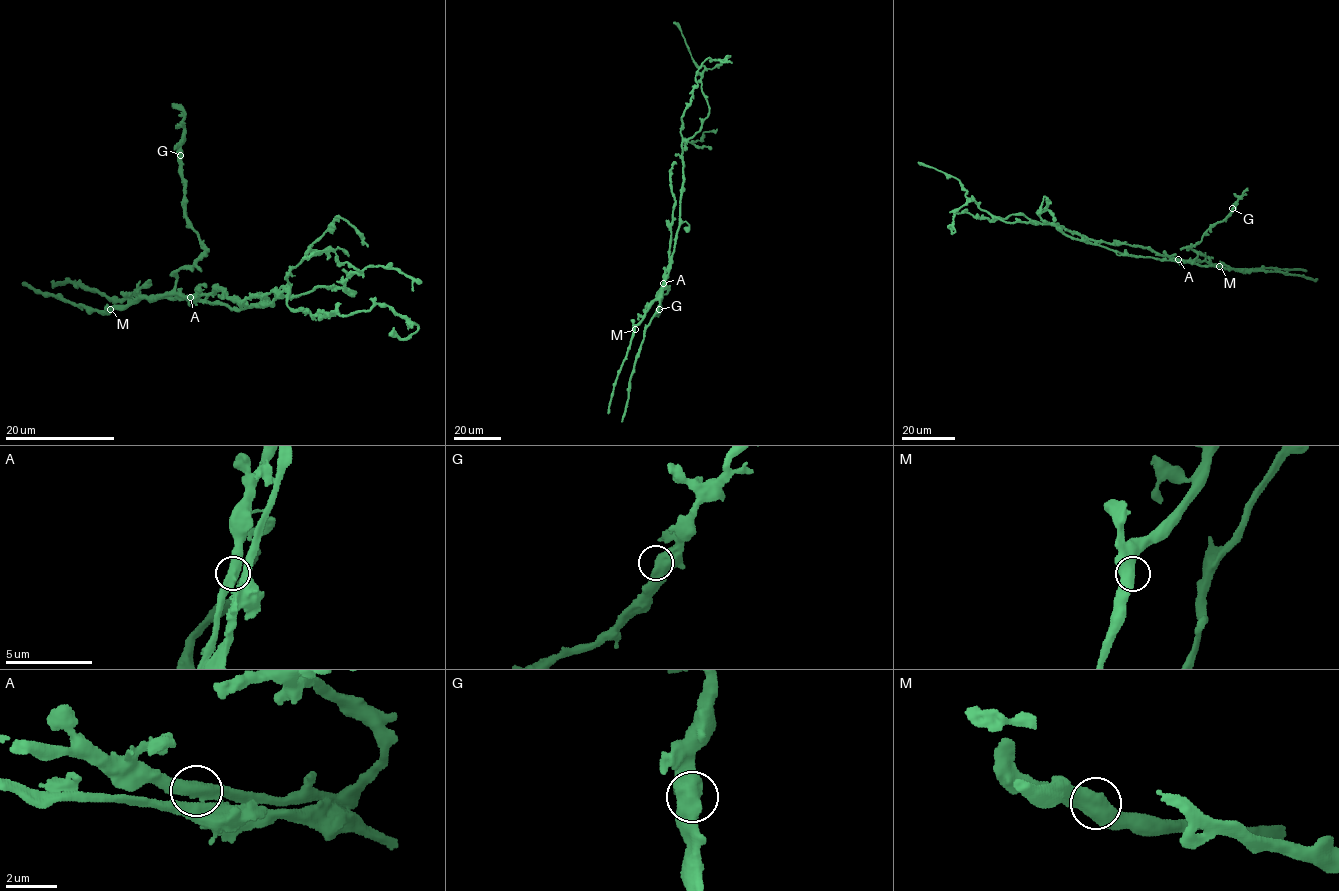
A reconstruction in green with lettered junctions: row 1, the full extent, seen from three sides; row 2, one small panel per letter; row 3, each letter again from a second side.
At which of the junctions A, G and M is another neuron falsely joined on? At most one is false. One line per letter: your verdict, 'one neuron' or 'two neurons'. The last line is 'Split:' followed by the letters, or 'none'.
A: two neurons
G: one neuron
M: one neuron
Split: A

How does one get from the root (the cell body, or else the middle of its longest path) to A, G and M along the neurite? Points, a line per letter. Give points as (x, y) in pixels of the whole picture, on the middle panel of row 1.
A: (680, 213), (680, 224), (669, 271), (663, 283)
G: (680, 213), (680, 224), (669, 271), (658, 298), (661, 289), (665, 287), (668, 292), (661, 297), (659, 309)
M: (680, 213), (680, 224), (665, 284), (635, 329)

